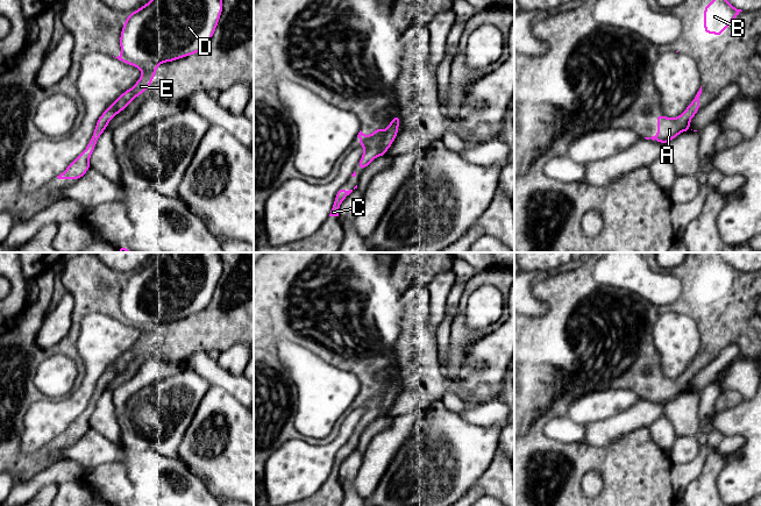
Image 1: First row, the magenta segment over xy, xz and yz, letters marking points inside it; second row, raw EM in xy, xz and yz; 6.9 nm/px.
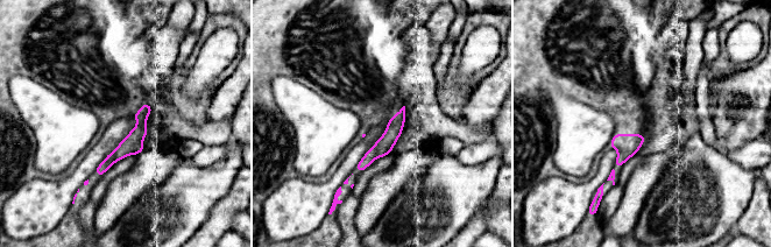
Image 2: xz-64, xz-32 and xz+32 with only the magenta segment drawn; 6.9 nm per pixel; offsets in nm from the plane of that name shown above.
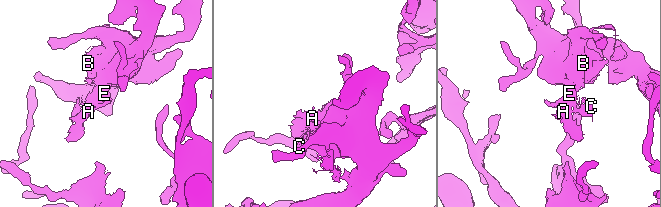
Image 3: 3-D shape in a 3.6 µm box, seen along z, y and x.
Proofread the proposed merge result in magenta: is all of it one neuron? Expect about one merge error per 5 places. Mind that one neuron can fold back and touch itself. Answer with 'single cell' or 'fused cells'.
fused cells

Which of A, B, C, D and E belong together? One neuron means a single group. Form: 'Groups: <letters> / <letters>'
Groups: A C / B D E

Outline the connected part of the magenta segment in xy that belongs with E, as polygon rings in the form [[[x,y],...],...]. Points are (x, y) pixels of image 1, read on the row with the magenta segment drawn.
[[[150,0],[129,13],[120,35],[121,55],[115,58],[140,69],[142,76],[131,88],[108,106],[100,117],[111,121],[144,93],[162,63],[170,63],[204,50],[213,37],[221,14],[222,0]]]

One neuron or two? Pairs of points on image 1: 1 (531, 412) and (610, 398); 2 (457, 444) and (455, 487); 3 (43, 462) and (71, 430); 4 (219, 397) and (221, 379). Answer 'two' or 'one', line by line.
1: two
2: one
3: one
4: two

